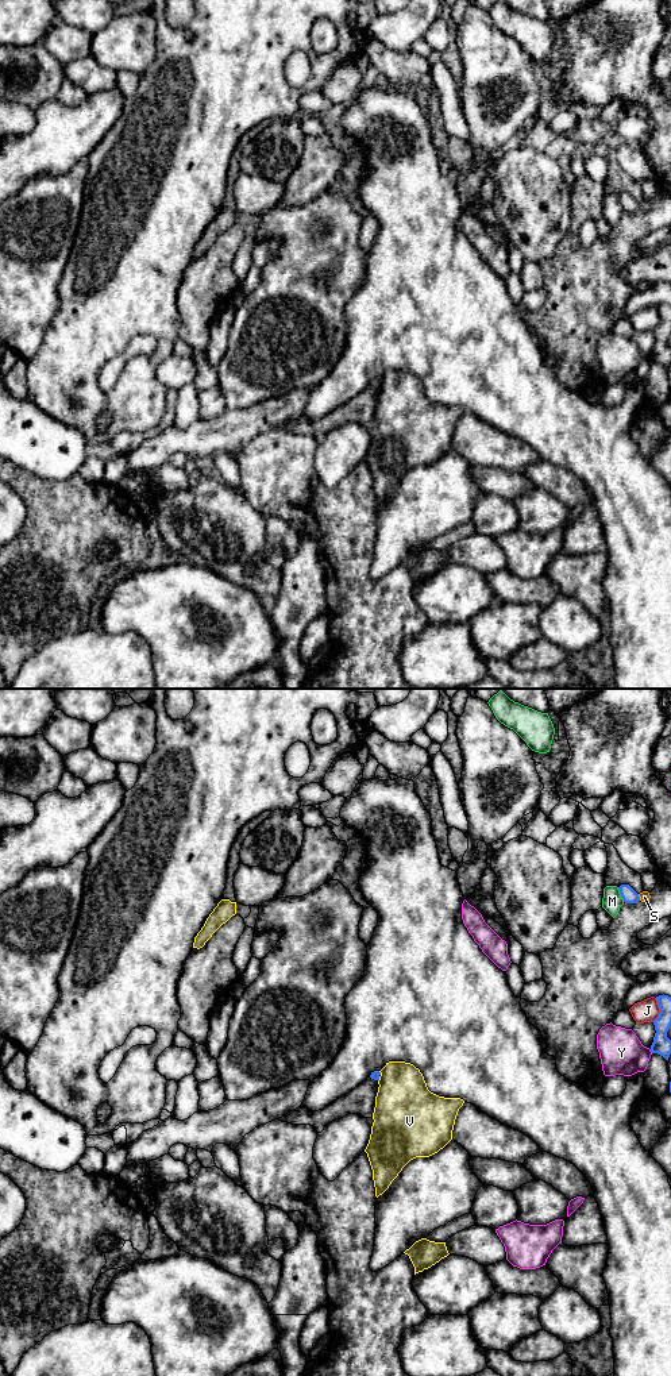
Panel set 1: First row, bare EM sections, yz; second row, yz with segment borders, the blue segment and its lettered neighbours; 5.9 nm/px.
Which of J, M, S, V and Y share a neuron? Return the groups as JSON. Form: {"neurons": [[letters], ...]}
{"neurons": [["J"], ["M"], ["S"], ["V"], ["Y"]]}

